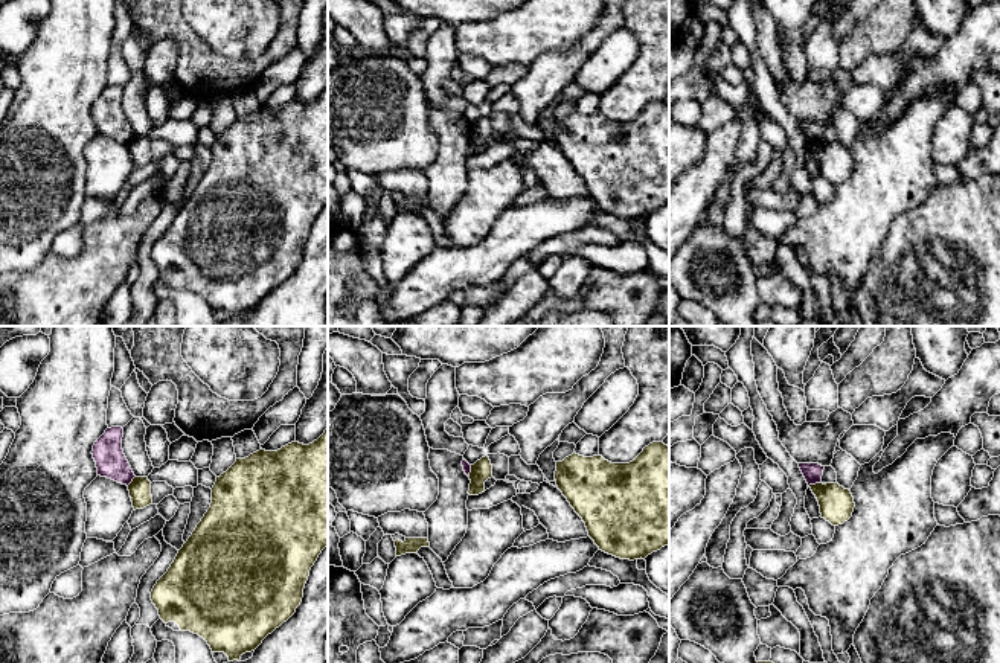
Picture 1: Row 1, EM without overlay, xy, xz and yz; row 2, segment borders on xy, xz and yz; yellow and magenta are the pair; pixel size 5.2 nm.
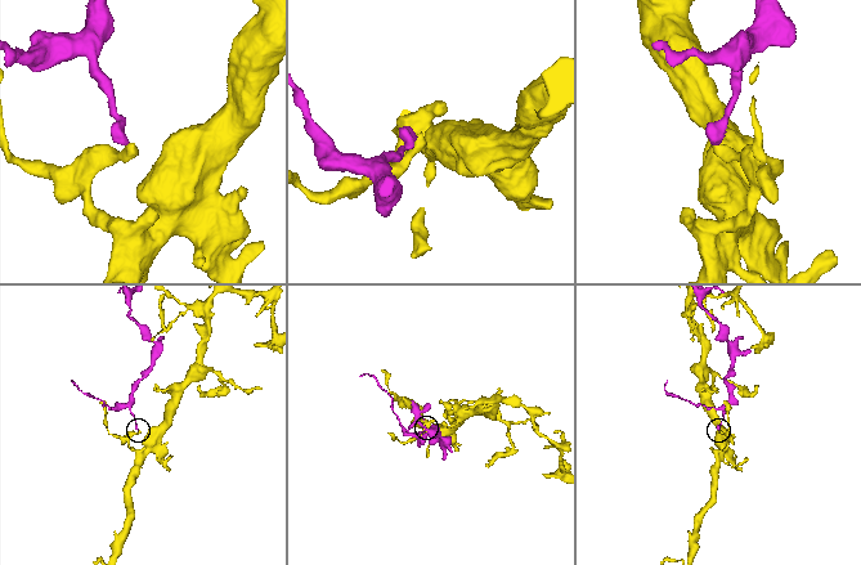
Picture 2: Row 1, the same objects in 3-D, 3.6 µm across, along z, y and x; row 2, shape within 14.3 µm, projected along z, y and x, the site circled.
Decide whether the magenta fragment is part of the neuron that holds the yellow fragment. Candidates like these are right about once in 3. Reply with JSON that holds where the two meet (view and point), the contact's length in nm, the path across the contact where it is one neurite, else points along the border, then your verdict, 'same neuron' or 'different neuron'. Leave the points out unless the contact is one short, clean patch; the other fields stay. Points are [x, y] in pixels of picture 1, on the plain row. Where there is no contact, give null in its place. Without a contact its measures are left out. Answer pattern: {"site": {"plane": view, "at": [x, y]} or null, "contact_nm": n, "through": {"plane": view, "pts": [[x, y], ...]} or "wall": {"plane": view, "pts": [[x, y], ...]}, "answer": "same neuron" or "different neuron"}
{"site": {"plane": "yz", "at": [816, 142]}, "contact_nm": 70, "wall": {"plane": "yz", "pts": [[820, 140], [808, 144]]}, "answer": "different neuron"}

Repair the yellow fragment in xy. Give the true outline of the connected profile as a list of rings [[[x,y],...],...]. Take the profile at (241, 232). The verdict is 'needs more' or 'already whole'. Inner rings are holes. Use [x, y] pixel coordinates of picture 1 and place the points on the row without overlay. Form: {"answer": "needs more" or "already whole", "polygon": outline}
{"answer": "already whole", "polygon": [[[328,87],[309,104],[291,101],[277,110],[259,108],[245,117],[236,120],[220,136],[212,146],[212,162],[201,180],[197,183],[192,194],[178,209],[168,230],[157,239],[151,250],[151,259],[159,268],[160,277],[175,280],[181,290],[191,290],[203,296],[212,311],[224,311],[229,320],[241,320],[241,314],[255,309],[262,299],[287,280],[300,264],[303,247],[309,235],[309,229],[317,219],[322,209],[328,204]]]}

